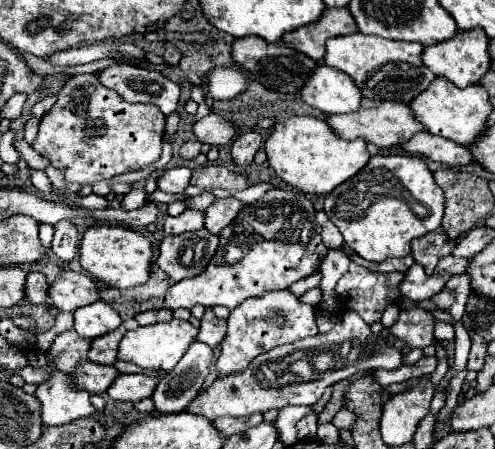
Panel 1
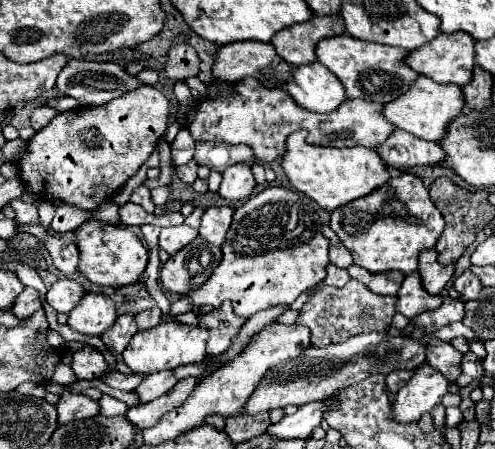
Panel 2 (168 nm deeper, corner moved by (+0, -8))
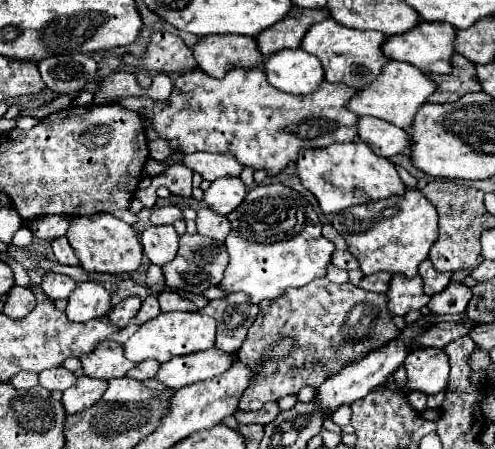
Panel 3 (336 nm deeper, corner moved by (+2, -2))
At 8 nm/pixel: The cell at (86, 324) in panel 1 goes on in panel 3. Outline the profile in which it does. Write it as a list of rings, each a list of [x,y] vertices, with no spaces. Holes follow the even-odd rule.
[[[97,282],[77,284],[73,294],[69,296],[69,306],[65,310],[71,322],[89,322],[93,318],[107,316],[111,310],[109,292]]]

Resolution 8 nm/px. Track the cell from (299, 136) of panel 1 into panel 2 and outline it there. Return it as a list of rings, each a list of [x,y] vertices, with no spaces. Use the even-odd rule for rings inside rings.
[[[299,130],[289,136],[287,152],[283,156],[283,170],[293,188],[313,198],[321,208],[333,212],[339,206],[345,206],[357,198],[371,194],[375,188],[381,188],[391,180],[387,164],[373,148],[353,146],[353,148],[331,148],[331,146],[311,146],[305,142],[307,132]]]

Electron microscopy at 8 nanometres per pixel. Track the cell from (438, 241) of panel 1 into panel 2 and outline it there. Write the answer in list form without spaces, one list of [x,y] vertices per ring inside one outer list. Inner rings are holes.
[[[423,250],[419,254],[419,274],[421,274],[421,282],[429,294],[433,294],[433,296],[443,294],[449,280],[453,278],[453,272],[455,272],[453,264],[451,266],[439,264],[435,250]]]

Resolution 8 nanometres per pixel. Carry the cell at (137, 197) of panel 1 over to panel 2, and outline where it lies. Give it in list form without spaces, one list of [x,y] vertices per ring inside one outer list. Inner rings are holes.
[[[161,186],[161,188],[151,190],[151,198],[153,198],[153,202],[155,202],[157,206],[163,206],[163,204],[171,198],[171,192],[173,192],[171,186]]]

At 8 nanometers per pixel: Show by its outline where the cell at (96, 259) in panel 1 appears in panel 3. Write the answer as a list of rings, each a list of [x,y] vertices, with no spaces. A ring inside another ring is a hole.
[[[97,212],[89,216],[73,216],[71,226],[67,230],[67,238],[87,272],[101,274],[131,274],[141,266],[143,246],[135,232],[135,228],[127,222],[121,222],[113,214]]]

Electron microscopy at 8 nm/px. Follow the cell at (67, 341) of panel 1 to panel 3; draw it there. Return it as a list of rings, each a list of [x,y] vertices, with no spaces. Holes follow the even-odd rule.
[[[115,342],[97,344],[97,350],[81,356],[81,364],[85,376],[99,380],[121,378],[135,366],[123,356],[123,346]]]

